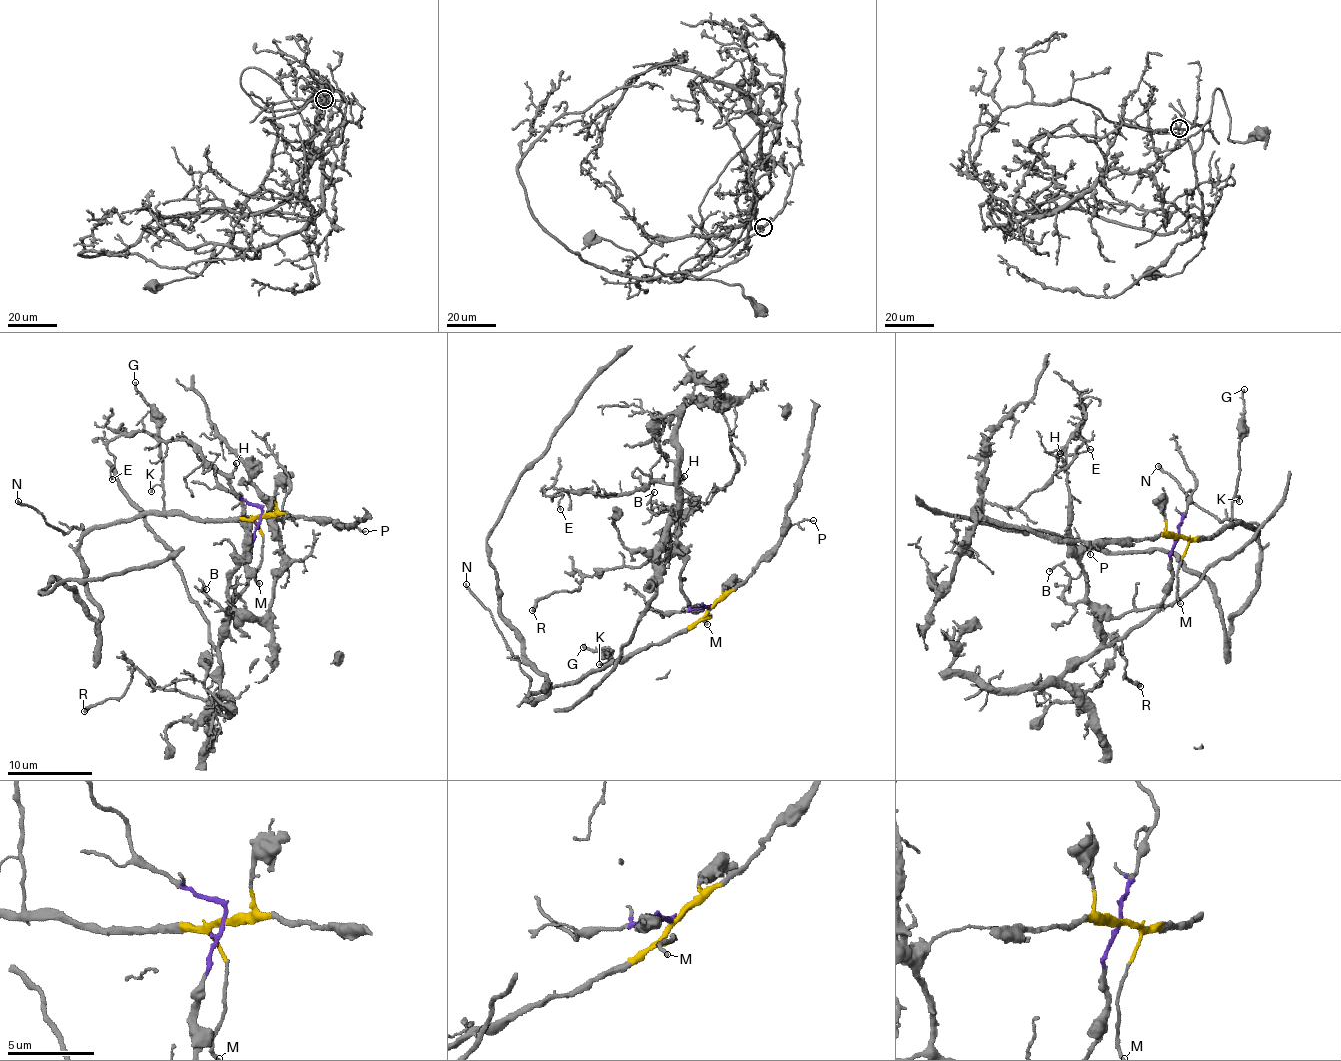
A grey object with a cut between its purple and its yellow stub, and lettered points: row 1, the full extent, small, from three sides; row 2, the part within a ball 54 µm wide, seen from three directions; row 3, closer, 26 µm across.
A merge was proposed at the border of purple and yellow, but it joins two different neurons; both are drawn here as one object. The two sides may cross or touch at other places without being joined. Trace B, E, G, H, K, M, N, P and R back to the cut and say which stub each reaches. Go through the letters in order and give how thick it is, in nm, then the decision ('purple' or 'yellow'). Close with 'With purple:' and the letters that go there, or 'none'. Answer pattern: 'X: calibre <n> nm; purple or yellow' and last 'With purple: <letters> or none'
B: calibre 150 nm; purple
E: calibre 90 nm; purple
G: calibre 160 nm; yellow
H: calibre 150 nm; purple
K: calibre 100 nm; yellow
M: calibre 190 nm; yellow
N: calibre 180 nm; yellow
P: calibre 100 nm; yellow
R: calibre 220 nm; purple
With purple: B, E, H, R

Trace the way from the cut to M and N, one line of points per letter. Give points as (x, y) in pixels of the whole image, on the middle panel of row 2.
M: (710, 608), (703, 618), (710, 614), (703, 620), (708, 625)
N: (710, 608), (697, 622), (656, 644), (531, 693), (529, 676), (493, 615), (465, 583)

